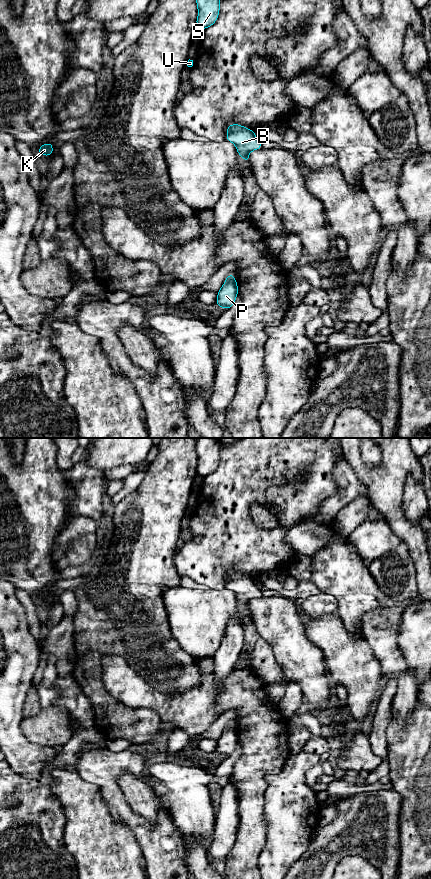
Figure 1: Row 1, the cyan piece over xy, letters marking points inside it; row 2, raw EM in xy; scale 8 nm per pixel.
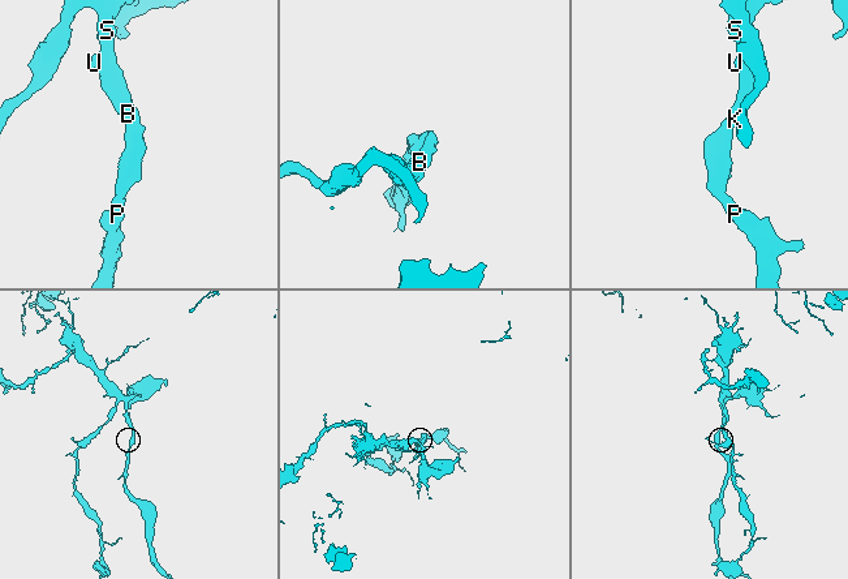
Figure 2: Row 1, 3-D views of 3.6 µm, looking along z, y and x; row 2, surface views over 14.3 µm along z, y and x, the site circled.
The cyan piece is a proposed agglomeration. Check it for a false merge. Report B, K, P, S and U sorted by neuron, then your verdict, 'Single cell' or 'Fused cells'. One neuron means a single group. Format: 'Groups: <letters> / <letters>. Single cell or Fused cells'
Groups: B K P S U. Single cell

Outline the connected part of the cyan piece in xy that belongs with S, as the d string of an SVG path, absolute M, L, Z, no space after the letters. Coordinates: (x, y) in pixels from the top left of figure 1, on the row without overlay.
M196 438L198 464L196 474L204 478L218 467L220 459L220 440L217 438Z

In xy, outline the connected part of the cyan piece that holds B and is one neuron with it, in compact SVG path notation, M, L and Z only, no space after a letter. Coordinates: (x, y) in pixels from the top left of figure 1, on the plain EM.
M230 572L226 581L226 587L235 593L238 603L246 610L249 610L250 600L263 595L255 584L255 579L242 573Z

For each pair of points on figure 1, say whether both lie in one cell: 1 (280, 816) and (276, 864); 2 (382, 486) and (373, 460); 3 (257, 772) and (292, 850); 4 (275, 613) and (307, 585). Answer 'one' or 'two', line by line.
1: one
2: two
3: two
4: two

